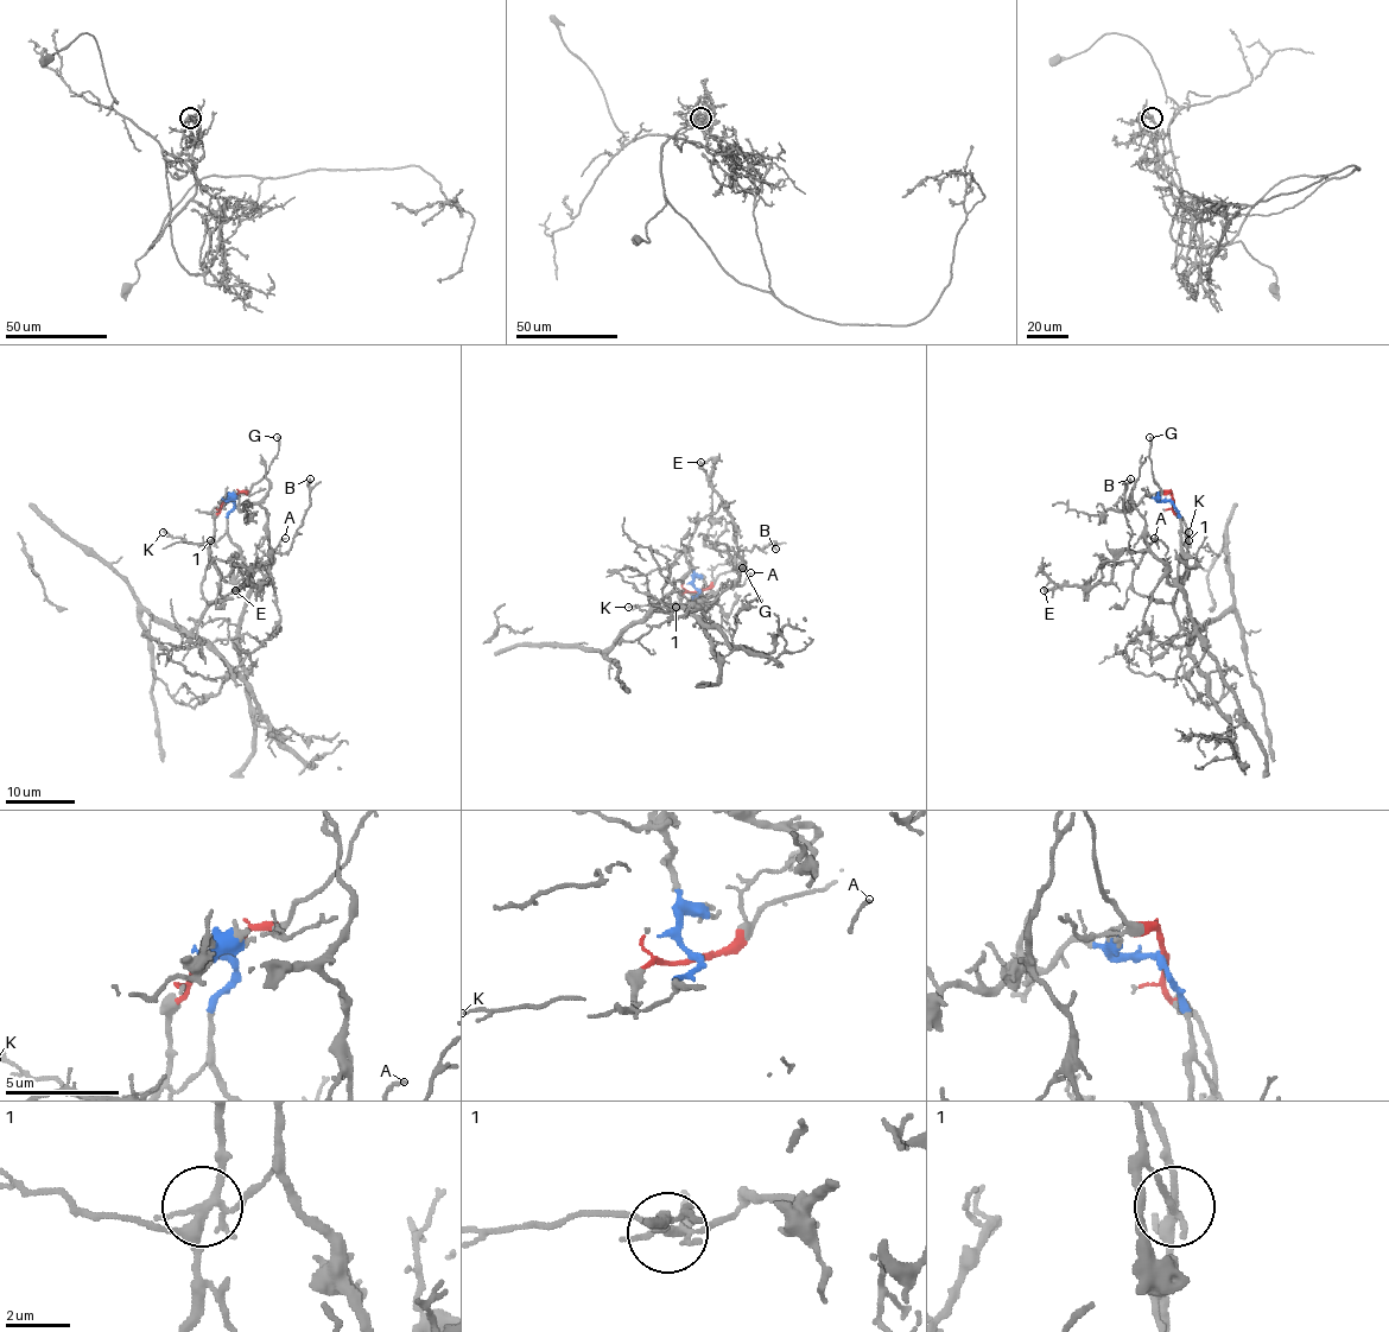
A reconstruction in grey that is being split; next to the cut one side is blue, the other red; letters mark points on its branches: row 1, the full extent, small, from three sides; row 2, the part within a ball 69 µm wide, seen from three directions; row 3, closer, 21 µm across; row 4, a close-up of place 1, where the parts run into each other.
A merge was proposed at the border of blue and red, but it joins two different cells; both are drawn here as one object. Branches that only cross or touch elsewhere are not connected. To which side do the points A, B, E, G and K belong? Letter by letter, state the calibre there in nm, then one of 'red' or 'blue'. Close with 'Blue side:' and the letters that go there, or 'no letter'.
A: 130 nm | blue
B: 150 nm | blue
E: 340 nm | blue
G: 200 nm | red
K: 130 nm | red
Blue side: A, B, E

